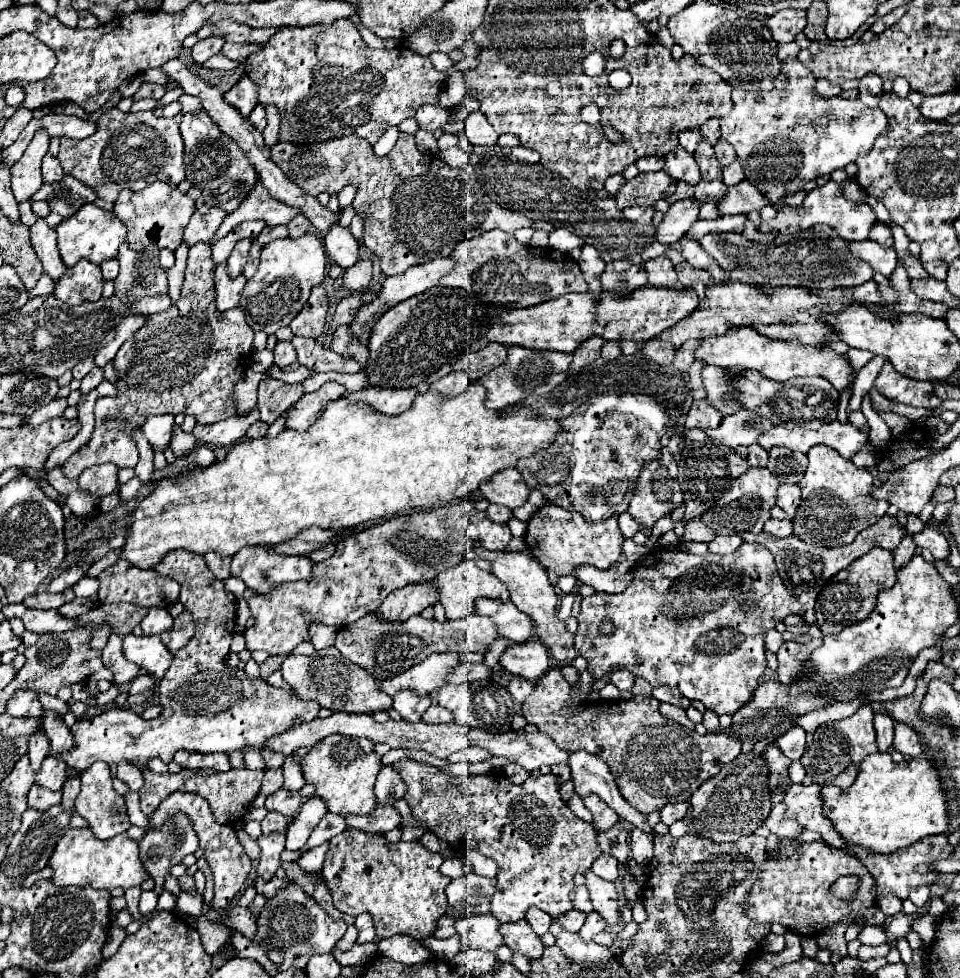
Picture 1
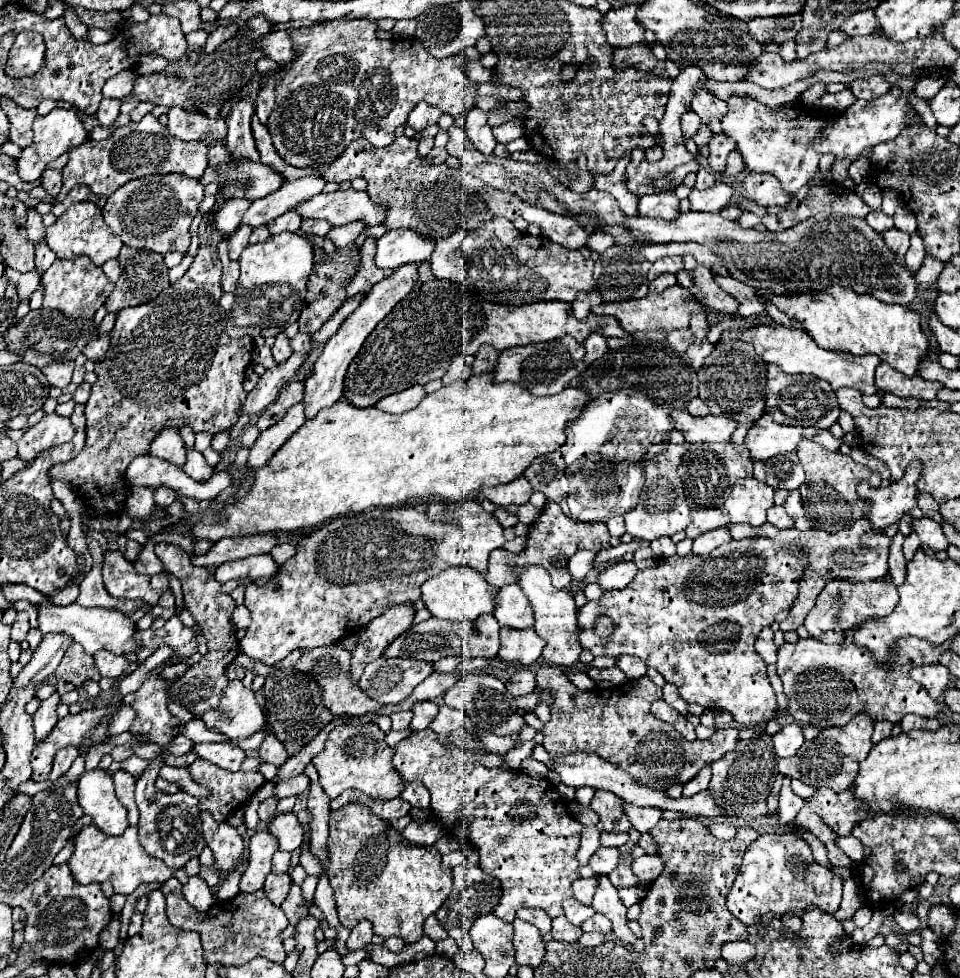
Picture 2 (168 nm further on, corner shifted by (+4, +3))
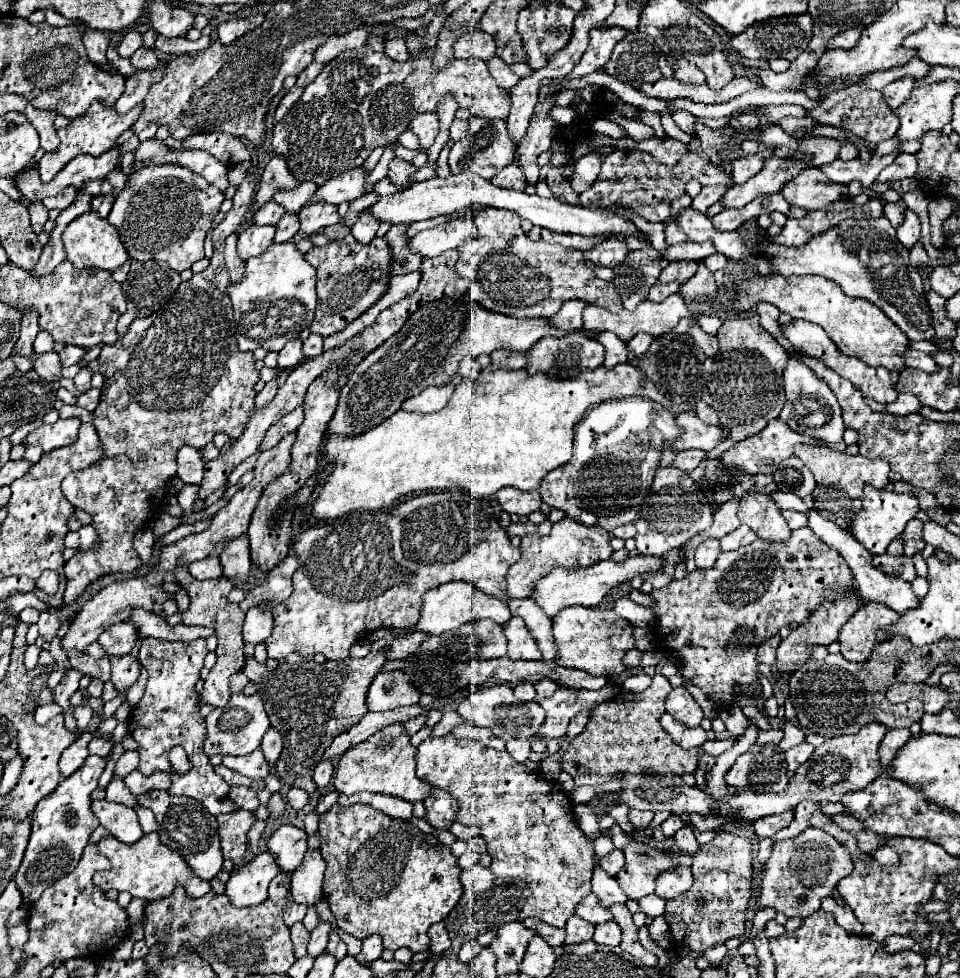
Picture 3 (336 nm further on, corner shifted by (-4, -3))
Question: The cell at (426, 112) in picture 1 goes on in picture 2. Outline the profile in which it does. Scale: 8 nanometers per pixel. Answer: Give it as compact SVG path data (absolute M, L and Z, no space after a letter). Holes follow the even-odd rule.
M420 102L420 104L416 104L414 110L410 112L410 116L408 116L408 126L412 126L416 132L422 132L426 126L436 124L436 122L440 120L440 116L442 116L440 108L432 106L432 104Z

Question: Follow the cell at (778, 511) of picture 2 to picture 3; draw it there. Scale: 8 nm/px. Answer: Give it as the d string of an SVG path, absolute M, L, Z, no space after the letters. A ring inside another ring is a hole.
M782 510L782 516L786 518L786 522L788 522L788 526L792 530L796 530L800 526L806 526L806 516L800 514L800 512L796 512L796 510Z

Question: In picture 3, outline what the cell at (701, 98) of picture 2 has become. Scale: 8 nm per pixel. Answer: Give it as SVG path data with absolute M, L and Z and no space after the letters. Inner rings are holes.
M676 60L674 64L672 64L672 70L674 70L674 78L676 80L682 80L682 82L686 82L686 84L704 84L706 82L706 76L704 76L704 72L698 68L698 66L694 66L692 62L688 62L688 60Z

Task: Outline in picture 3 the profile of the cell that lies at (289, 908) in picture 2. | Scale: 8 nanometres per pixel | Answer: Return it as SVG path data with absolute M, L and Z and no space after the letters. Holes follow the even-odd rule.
M294 924L294 928L290 928L290 932L292 932L292 942L294 942L294 954L296 954L296 958L304 958L310 934L306 932L306 928L302 924Z

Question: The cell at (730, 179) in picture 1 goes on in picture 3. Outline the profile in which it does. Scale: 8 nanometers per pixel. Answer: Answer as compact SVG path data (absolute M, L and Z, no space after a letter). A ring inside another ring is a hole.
M748 154L738 158L732 164L732 178L734 182L746 182L748 178L756 176L760 172L760 168L764 168L764 156L762 154Z

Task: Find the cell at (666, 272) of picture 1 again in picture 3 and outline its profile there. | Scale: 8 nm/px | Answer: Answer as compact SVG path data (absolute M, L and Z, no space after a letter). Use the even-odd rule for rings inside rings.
M680 260L680 262L670 262L662 274L660 274L660 282L668 284L668 282L680 282L686 284L698 270L698 264L692 260Z

